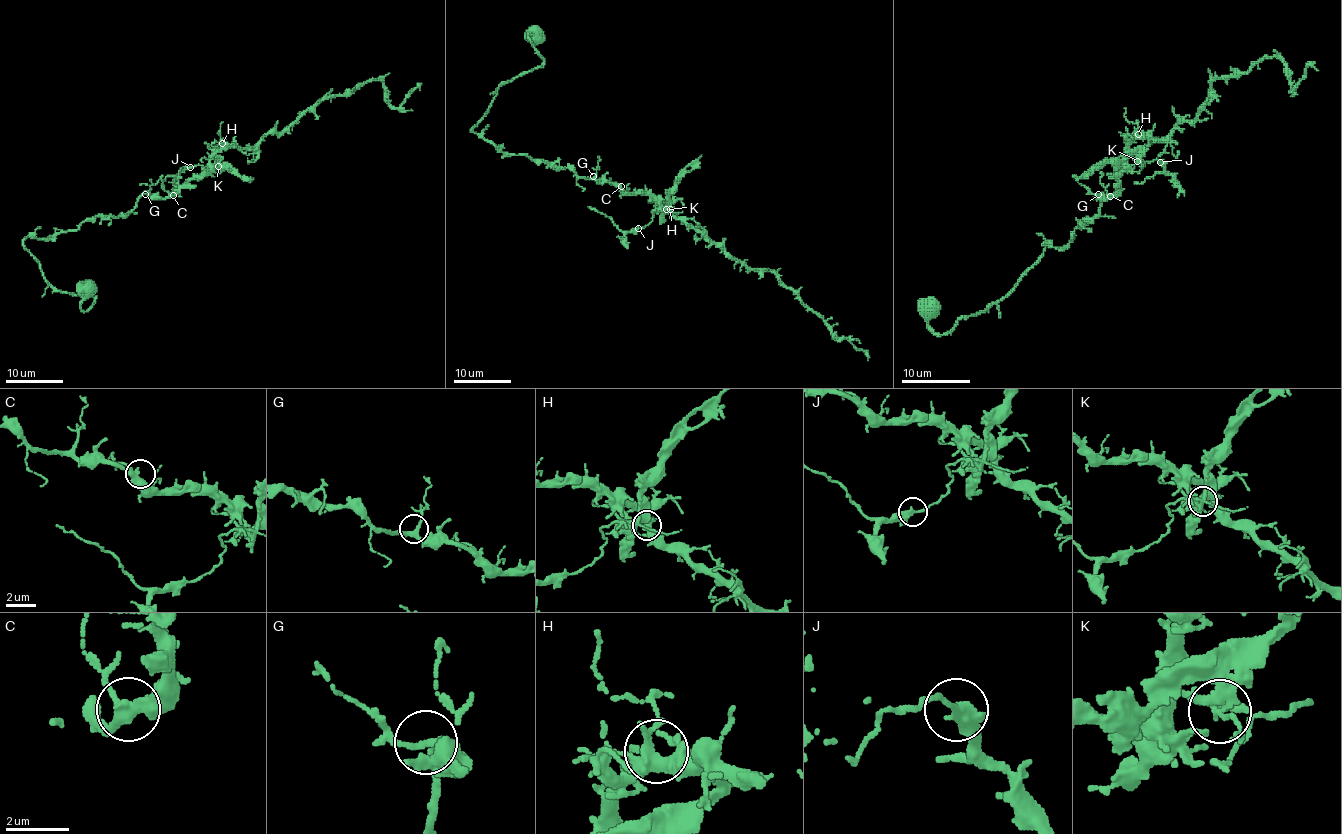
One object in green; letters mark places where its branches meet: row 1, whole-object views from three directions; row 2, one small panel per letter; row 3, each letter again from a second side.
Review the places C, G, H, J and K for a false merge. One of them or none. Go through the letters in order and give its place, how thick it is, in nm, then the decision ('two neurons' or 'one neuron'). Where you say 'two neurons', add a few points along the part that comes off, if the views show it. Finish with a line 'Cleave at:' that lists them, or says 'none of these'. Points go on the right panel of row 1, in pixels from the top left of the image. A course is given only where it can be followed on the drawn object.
C: place (1110, 196); calibre 340 nm; one neuron
G: place (1098, 194); calibre 240 nm; one neuron
H: place (1138, 134); calibre 360 nm; one neuron
J: place (1160, 162); calibre 300 nm; one neuron
K: place (1137, 161); calibre 200 nm; two neurons; course (1138, 161), (1122, 158), (1107, 159), (1091, 173), (1072, 175)
Cleave at: K

